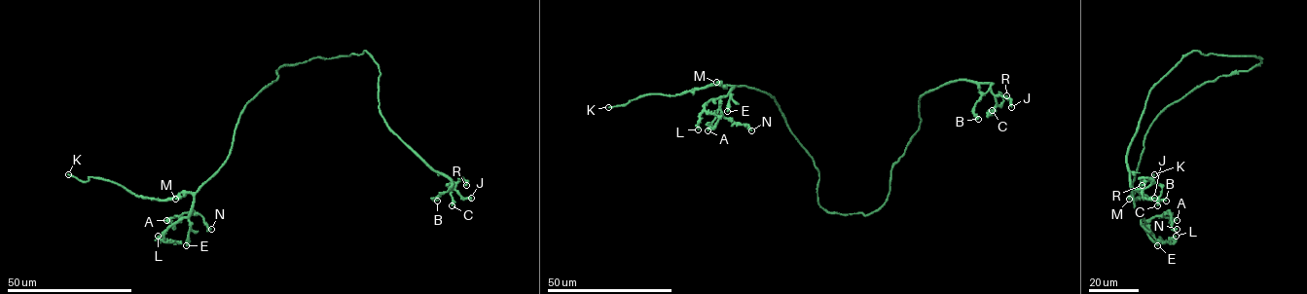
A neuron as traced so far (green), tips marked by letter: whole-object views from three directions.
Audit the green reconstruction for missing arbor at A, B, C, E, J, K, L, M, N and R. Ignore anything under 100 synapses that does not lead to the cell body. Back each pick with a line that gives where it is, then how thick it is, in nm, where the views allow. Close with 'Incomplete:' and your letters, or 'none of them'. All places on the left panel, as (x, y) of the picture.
Incomplete: none of them

